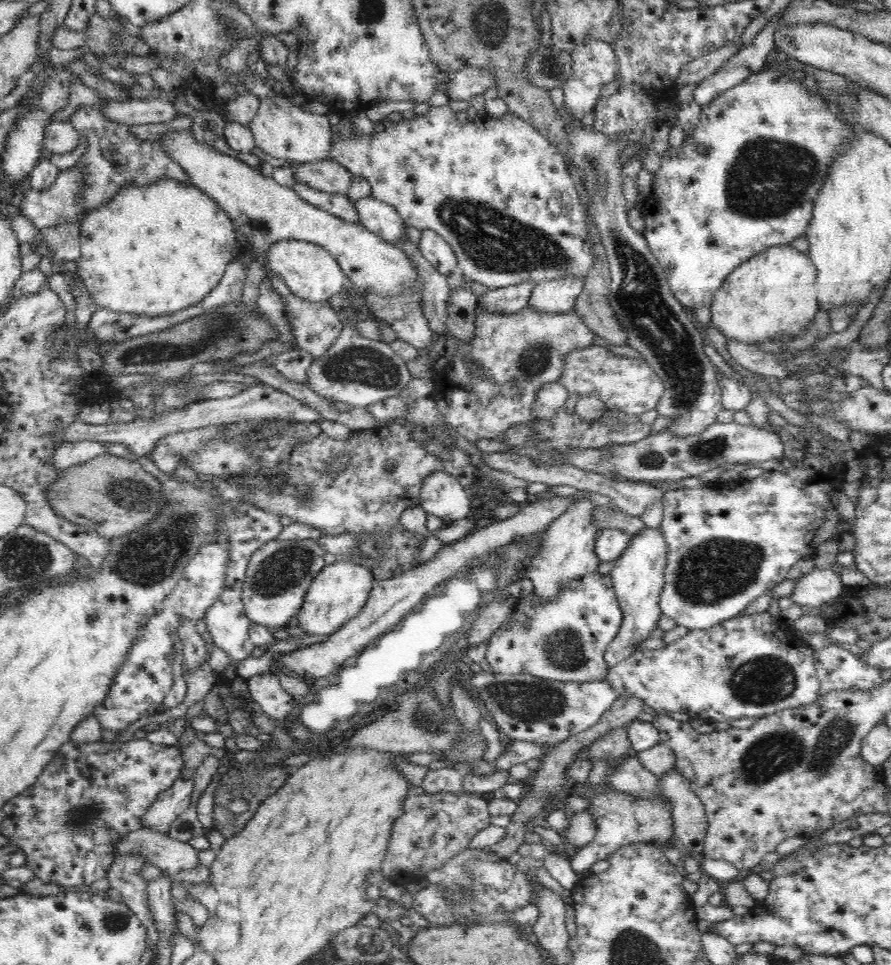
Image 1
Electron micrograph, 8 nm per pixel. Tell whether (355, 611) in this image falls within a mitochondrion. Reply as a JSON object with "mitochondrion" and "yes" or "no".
{"mitochondrion":"no"}

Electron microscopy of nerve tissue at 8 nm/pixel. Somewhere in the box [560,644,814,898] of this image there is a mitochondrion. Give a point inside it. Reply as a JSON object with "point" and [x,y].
{"point":[766,679]}

